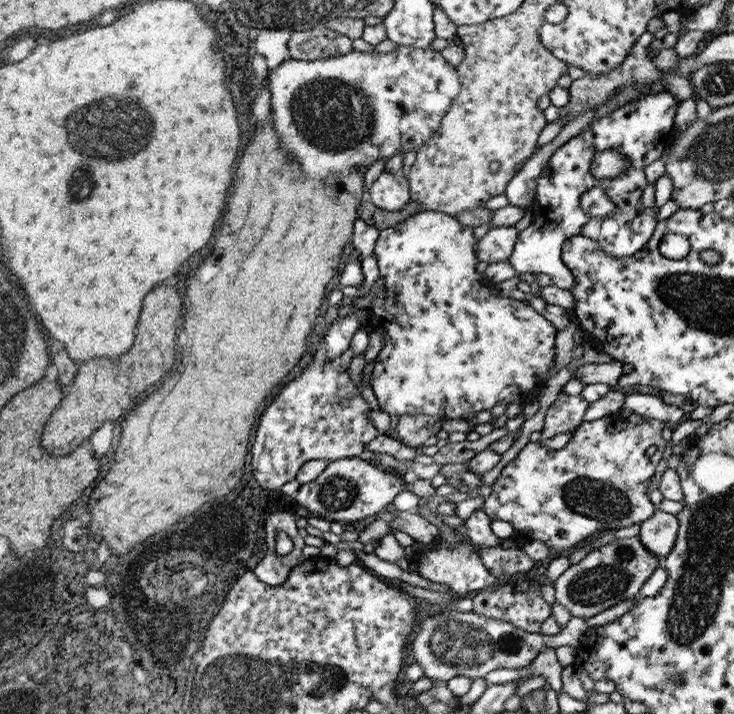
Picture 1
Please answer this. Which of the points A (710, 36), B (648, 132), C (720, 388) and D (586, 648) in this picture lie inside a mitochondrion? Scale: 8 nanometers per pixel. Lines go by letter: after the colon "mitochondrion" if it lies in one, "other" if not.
A: other
B: other
C: other
D: other

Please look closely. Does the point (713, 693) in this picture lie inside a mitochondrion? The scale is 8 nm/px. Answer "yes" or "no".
no

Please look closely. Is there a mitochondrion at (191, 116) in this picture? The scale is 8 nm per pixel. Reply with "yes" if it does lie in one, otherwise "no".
no

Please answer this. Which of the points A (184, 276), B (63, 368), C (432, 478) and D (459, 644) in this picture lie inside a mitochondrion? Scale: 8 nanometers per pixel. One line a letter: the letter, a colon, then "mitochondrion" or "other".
A: other
B: other
C: other
D: mitochondrion

